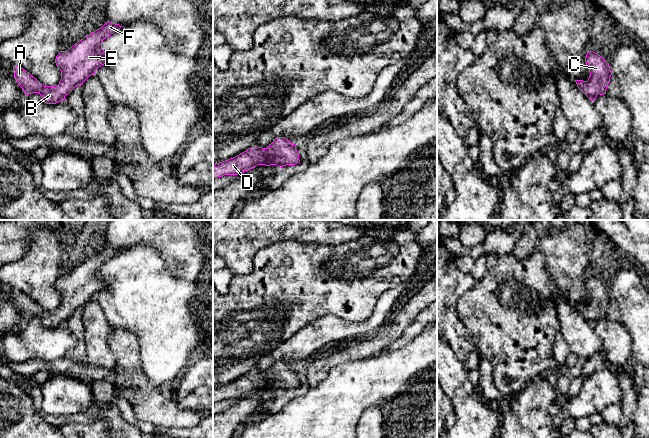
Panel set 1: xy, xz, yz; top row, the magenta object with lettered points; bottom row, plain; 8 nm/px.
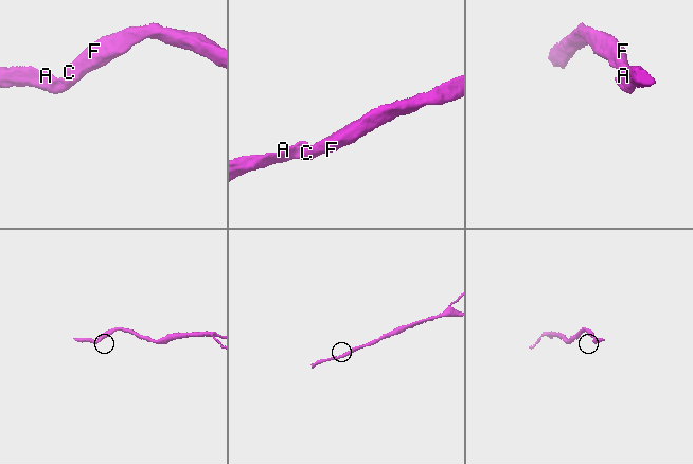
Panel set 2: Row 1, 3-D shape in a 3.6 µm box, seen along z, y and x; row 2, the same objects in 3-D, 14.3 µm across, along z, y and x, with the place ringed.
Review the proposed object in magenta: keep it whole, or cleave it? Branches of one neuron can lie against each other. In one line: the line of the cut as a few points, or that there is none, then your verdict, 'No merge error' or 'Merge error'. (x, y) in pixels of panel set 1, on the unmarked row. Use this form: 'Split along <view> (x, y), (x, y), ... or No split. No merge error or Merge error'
No split. No merge error

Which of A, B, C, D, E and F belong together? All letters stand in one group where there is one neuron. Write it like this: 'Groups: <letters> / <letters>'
Groups: A B C D E F

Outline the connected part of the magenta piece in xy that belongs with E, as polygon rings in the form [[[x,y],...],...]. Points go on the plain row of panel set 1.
[[[107,245],[101,252],[71,270],[67,275],[60,275],[55,287],[61,295],[58,309],[44,310],[23,292],[14,289],[14,302],[25,320],[39,317],[46,328],[56,328],[65,323],[75,311],[104,289],[110,279],[102,273],[102,266],[122,250]]]

